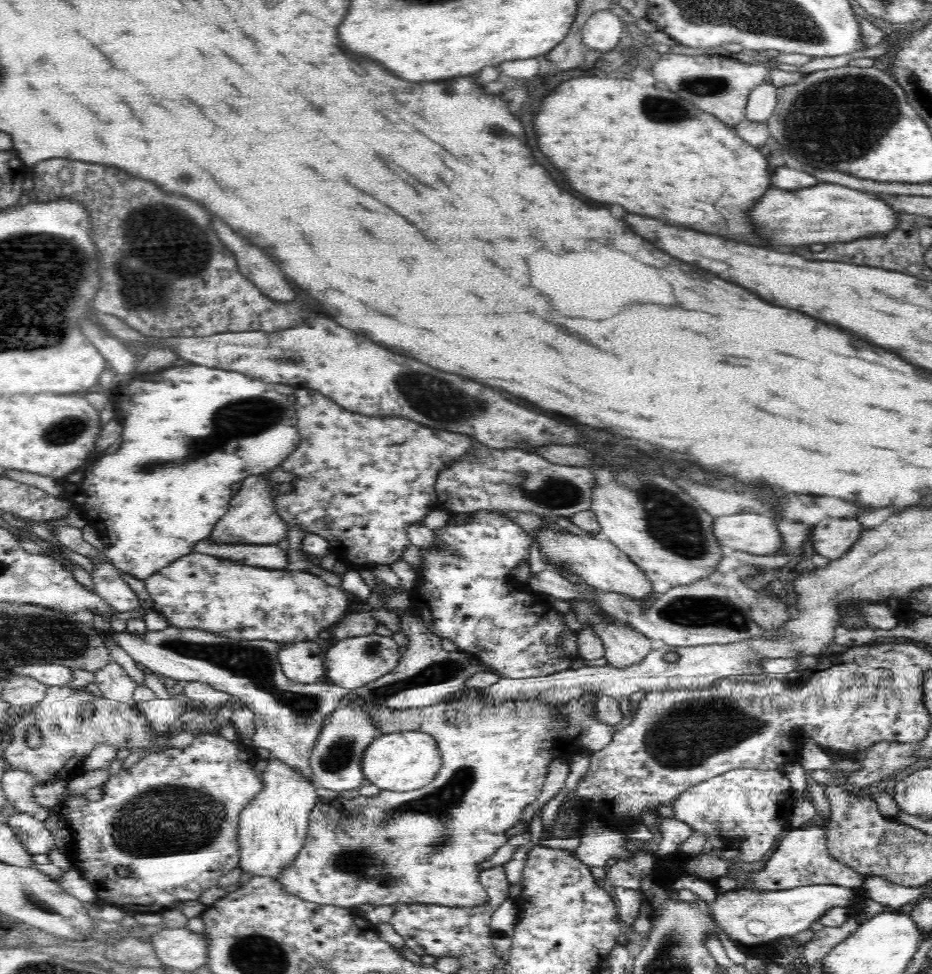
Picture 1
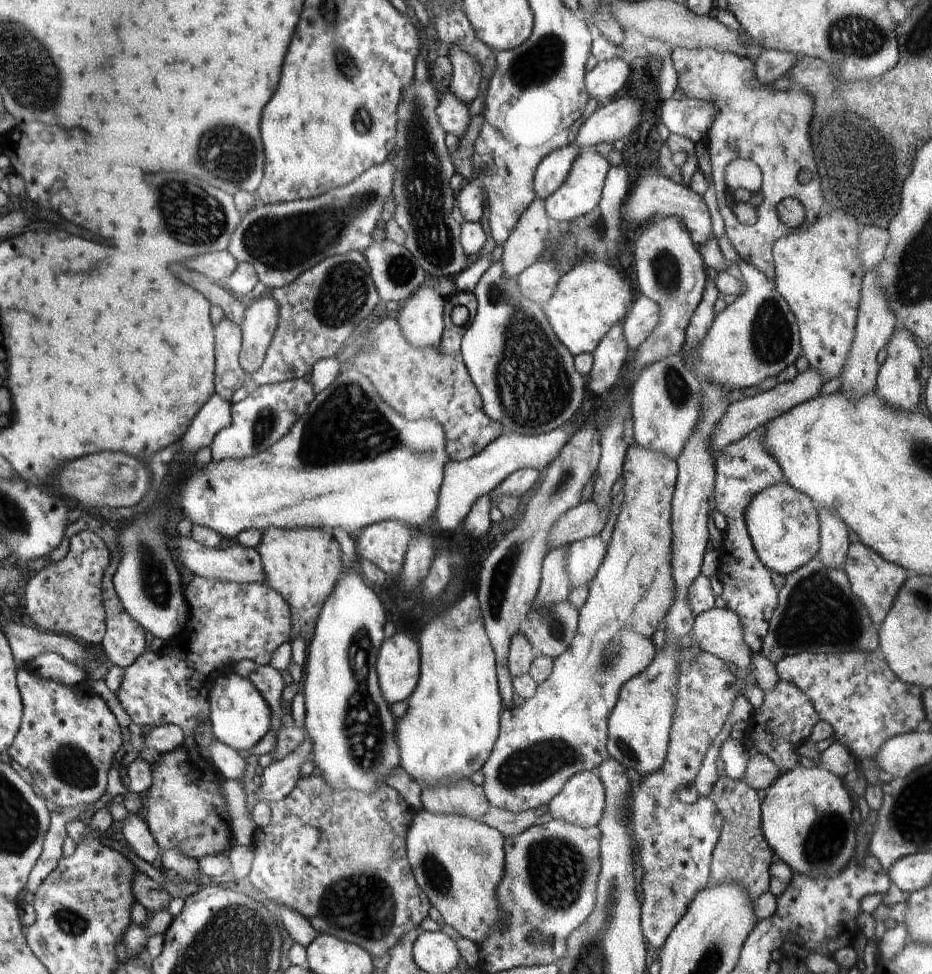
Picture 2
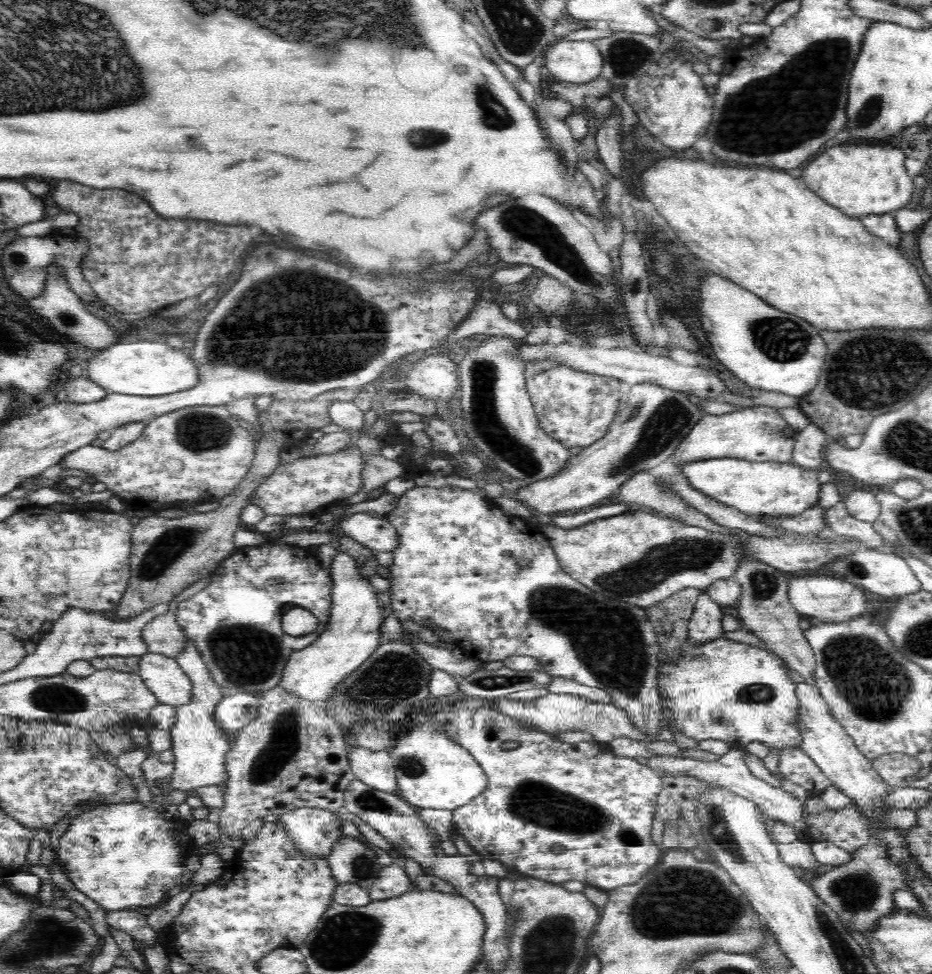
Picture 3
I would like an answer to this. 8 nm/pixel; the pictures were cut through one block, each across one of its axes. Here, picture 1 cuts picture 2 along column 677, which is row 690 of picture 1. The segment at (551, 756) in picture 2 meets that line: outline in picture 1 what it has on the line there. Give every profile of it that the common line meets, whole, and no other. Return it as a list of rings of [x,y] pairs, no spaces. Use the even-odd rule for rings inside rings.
[[[468,690],[466,698],[453,698],[451,701],[442,701],[422,708],[406,708],[406,710],[392,710],[391,708],[379,708],[379,706],[370,706],[370,715],[374,725],[381,730],[383,734],[406,731],[422,731],[436,739],[441,757],[442,766],[434,780],[425,787],[409,790],[406,792],[384,791],[381,790],[376,796],[359,795],[354,799],[336,798],[323,799],[319,797],[316,806],[311,810],[309,816],[308,834],[306,835],[302,850],[293,858],[292,863],[281,872],[277,881],[294,896],[302,900],[315,902],[316,904],[332,905],[354,910],[358,904],[373,904],[375,906],[394,905],[396,903],[404,904],[440,904],[448,907],[474,906],[484,904],[489,899],[488,893],[478,881],[478,864],[482,864],[486,858],[490,858],[500,846],[508,842],[507,830],[513,828],[515,824],[522,820],[522,812],[528,804],[532,804],[539,796],[542,790],[549,764],[556,757],[562,757],[569,760],[574,754],[581,750],[589,752],[598,752],[610,744],[612,736],[616,734],[616,727],[606,724],[596,719],[596,707],[594,700],[599,694],[584,694],[578,699],[572,699],[563,705],[554,705],[542,699],[514,699],[503,703],[488,703],[481,696],[477,696],[475,690]]]

